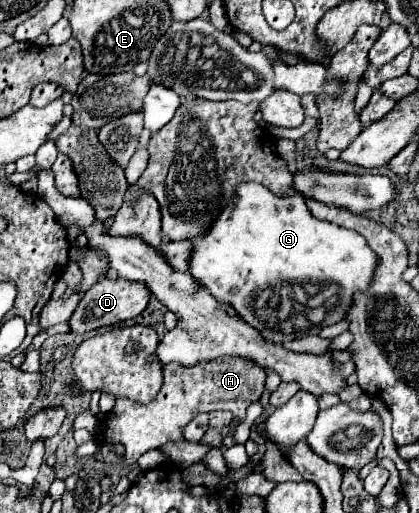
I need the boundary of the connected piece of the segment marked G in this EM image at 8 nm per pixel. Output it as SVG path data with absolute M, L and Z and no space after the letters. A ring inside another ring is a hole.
M243 183L237 187L237 195L235 199L223 209L223 213L217 217L217 221L211 225L211 229L203 235L193 239L195 243L195 251L193 251L193 259L191 259L191 273L193 277L211 291L211 295L221 301L221 303L229 303L233 305L233 309L255 329L261 331L261 335L267 341L273 341L273 331L283 331L283 333L291 333L297 331L299 337L309 335L309 315L313 311L321 311L319 315L319 329L325 325L331 325L331 305L335 305L335 293L339 291L339 321L345 317L347 309L353 305L353 297L355 293L363 293L371 287L371 277L375 277L375 265L379 263L379 257L375 257L375 251L371 251L371 247L367 245L365 237L339 227L335 223L329 221L321 221L315 219L309 209L305 207L305 199L301 195L293 195L293 197L277 197L273 195L267 187L263 187L261 183ZM301 279L311 279L311 281L321 281L321 283L331 283L339 289L323 289L323 297L325 297L325 305L321 305L319 309L315 307L307 307L307 305L297 305L297 311L293 311L287 319L269 319L267 311L273 309L271 307L255 307L253 309L257 313L251 313L251 309L247 309L247 305L251 305L251 297L257 297L261 291L265 289L273 289L281 283L301 283ZM259 317L263 317L267 323L259 325Z

